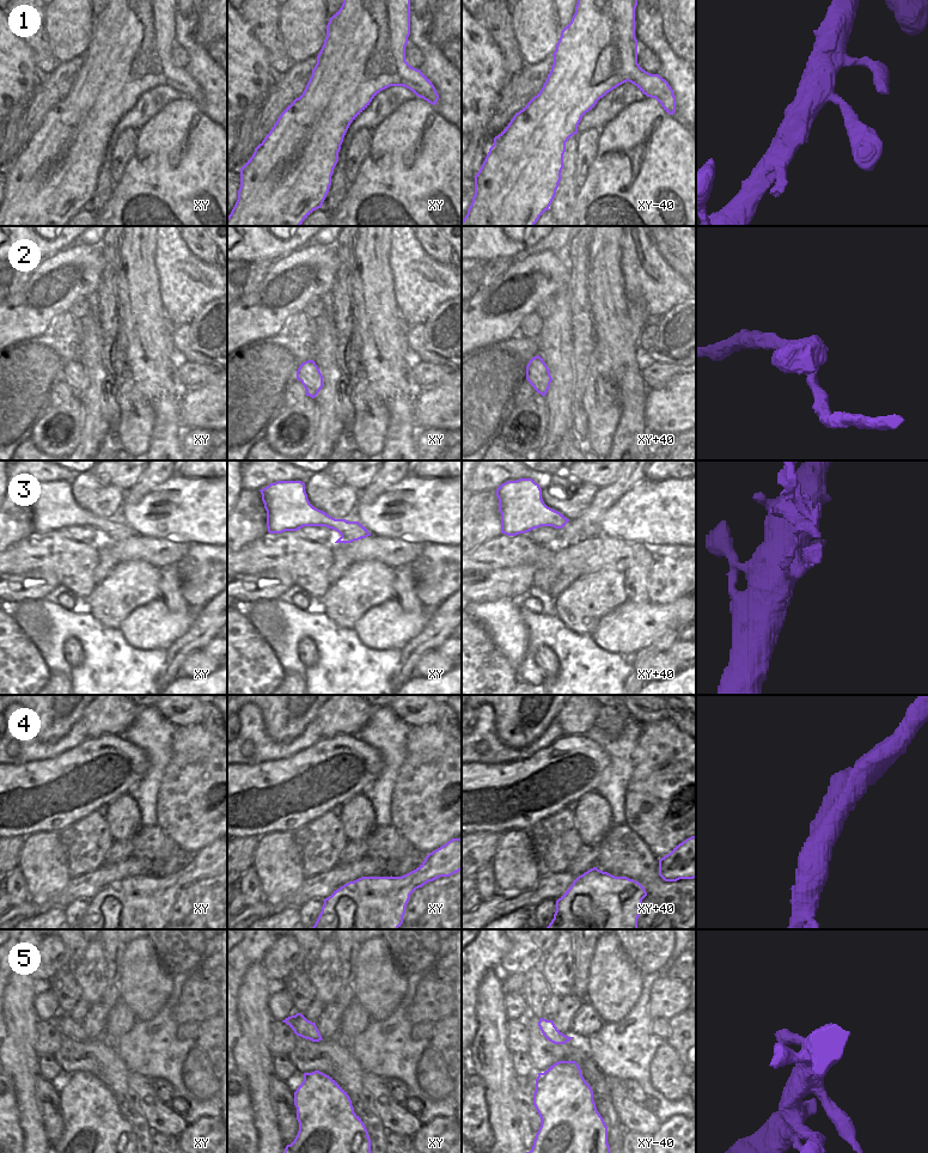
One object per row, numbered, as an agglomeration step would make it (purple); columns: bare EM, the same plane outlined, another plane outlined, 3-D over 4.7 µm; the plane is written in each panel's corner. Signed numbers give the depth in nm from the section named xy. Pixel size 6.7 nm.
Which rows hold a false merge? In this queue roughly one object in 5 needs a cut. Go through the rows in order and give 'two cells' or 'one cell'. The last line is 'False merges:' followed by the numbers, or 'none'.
1: one cell
2: one cell
3: one cell
4: one cell
5: one cell
False merges: none

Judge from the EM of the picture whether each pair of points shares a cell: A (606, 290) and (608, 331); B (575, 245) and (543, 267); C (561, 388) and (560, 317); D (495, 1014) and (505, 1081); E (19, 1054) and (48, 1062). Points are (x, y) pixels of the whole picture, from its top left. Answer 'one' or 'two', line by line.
A: one
B: two
C: one
D: one
E: two

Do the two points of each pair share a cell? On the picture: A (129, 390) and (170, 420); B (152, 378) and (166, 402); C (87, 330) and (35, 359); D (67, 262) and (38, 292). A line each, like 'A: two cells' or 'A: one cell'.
A: two cells
B: two cells
C: two cells
D: one cell

